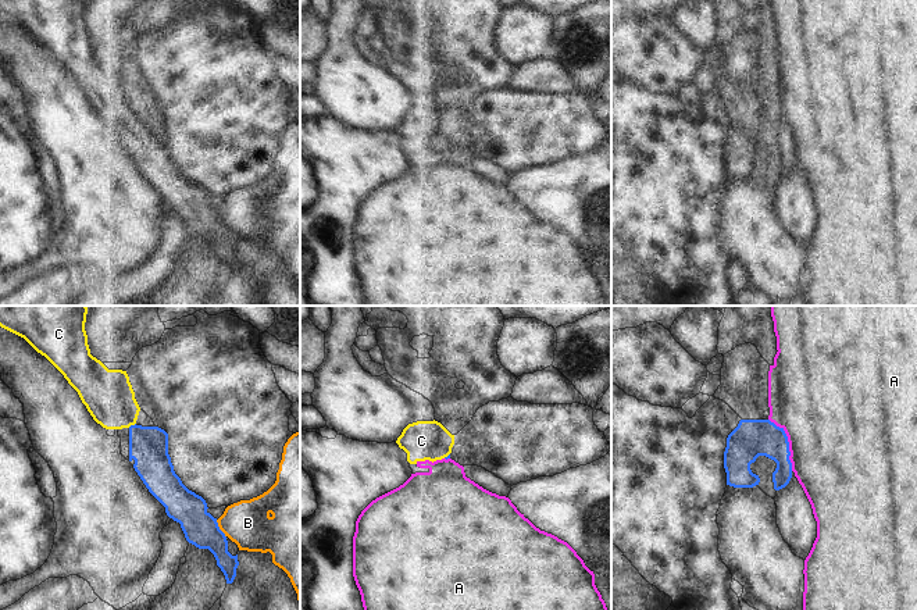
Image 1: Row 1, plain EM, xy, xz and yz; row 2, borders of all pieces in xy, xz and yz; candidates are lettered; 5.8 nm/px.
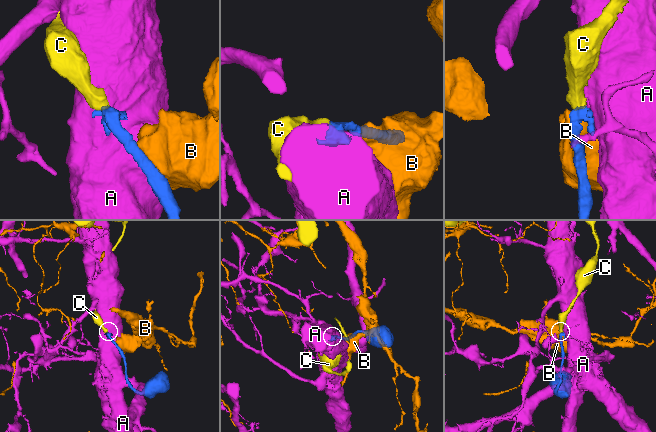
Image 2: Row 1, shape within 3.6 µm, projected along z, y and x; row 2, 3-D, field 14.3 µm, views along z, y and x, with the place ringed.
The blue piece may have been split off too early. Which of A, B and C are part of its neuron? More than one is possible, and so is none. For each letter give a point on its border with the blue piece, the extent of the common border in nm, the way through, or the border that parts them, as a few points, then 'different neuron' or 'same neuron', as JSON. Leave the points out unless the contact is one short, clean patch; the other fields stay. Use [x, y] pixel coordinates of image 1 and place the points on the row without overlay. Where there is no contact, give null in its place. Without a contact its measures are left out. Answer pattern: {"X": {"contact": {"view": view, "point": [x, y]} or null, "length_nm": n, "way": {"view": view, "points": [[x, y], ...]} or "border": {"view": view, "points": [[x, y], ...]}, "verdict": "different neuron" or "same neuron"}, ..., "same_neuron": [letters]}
{"A": {"contact": {"view": "yz", "point": [788, 132]}, "length_nm": 340, "verdict": "different neuron"}, "B": {"contact": {"view": "xy", "point": [218, 217]}, "length_nm": 120, "verdict": "different neuron"}, "C": {"contact": {"view": "xy", "point": [131, 114]}, "length_nm": 50, "way": {"view": "xy", "points": [[147, 134], [131, 114], [111, 92], [107, 82]]}, "verdict": "same neuron"}, "same_neuron": ["C"]}

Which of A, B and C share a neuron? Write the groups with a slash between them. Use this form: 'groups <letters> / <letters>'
groups A / B / C

